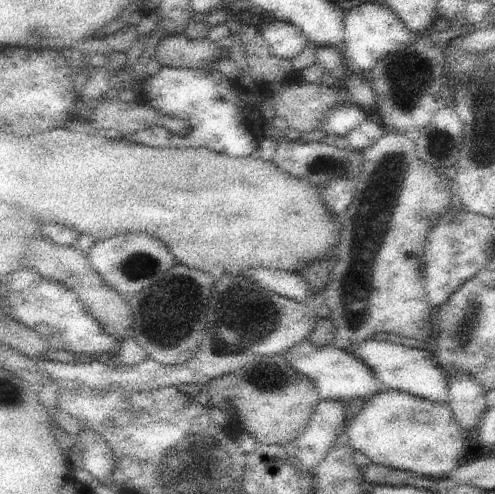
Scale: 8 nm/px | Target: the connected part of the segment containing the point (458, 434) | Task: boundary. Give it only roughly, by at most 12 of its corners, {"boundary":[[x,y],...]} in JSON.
{"boundary":[[382,388],[348,424],[373,463],[444,478],[474,445],[450,404]]}

